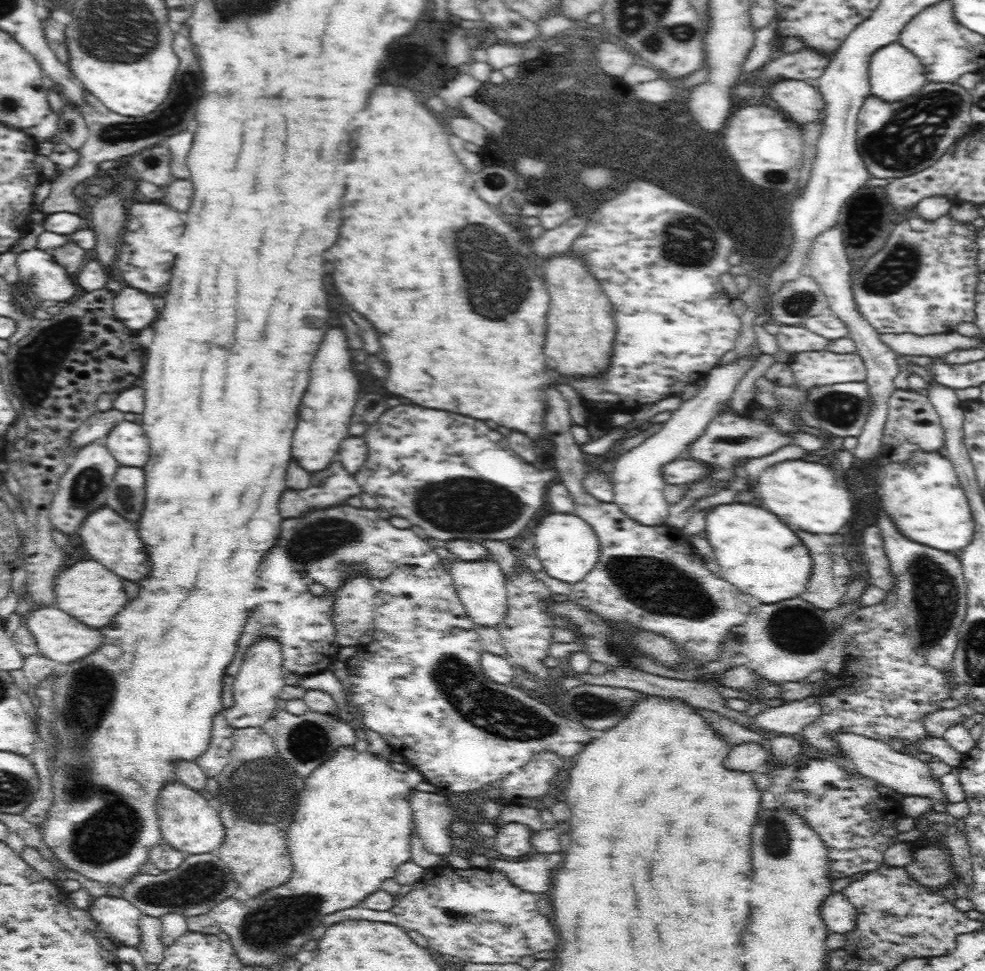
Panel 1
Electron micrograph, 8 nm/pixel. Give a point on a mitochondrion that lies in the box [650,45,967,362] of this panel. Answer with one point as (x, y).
(931, 117)

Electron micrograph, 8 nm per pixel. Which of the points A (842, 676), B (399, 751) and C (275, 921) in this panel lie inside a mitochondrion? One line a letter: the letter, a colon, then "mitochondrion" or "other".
A: other
B: other
C: mitochondrion

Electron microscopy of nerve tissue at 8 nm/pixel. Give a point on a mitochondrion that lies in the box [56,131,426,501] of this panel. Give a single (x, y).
(151, 162)

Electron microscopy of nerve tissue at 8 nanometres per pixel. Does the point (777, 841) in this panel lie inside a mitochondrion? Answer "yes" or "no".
yes

